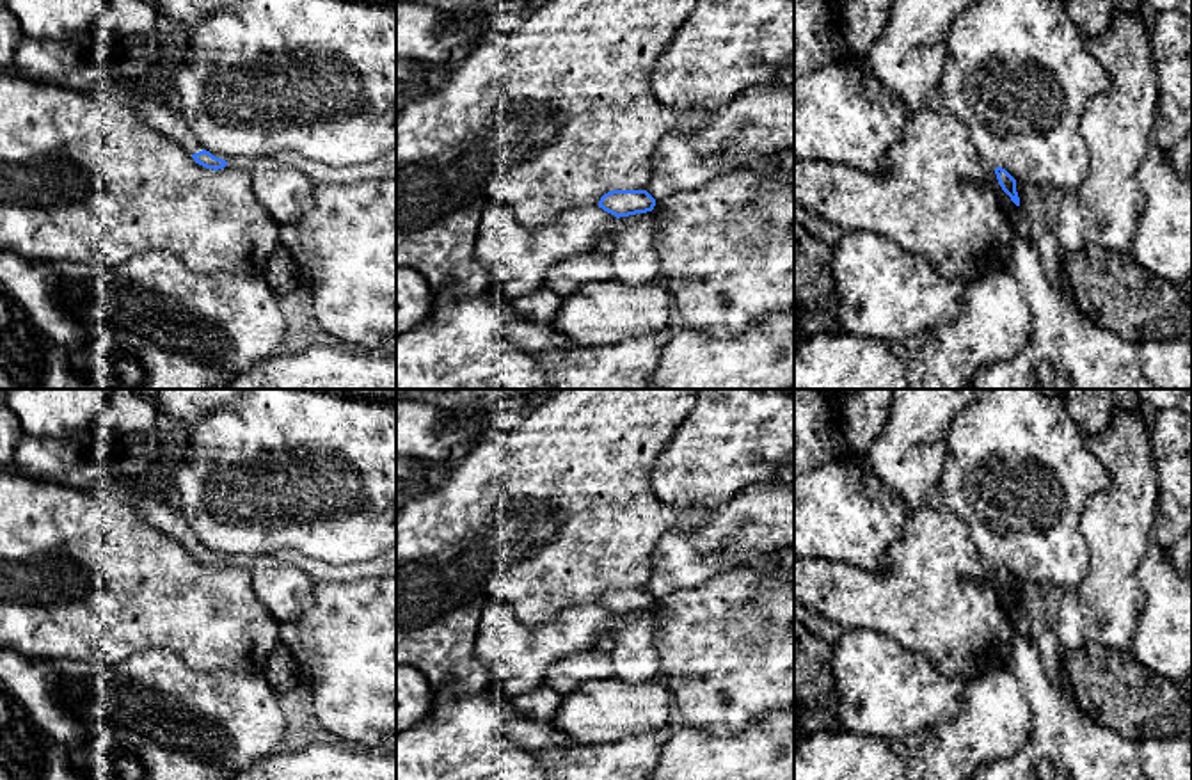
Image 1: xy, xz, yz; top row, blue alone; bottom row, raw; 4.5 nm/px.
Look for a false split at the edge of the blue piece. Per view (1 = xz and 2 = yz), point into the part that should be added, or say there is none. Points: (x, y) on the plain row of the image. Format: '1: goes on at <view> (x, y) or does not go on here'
1: does not go on here
2: does not go on here

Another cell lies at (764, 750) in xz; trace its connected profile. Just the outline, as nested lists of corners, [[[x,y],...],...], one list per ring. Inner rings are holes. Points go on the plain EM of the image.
[[[794,709],[767,712],[730,736],[679,725],[650,780],[794,780]]]

